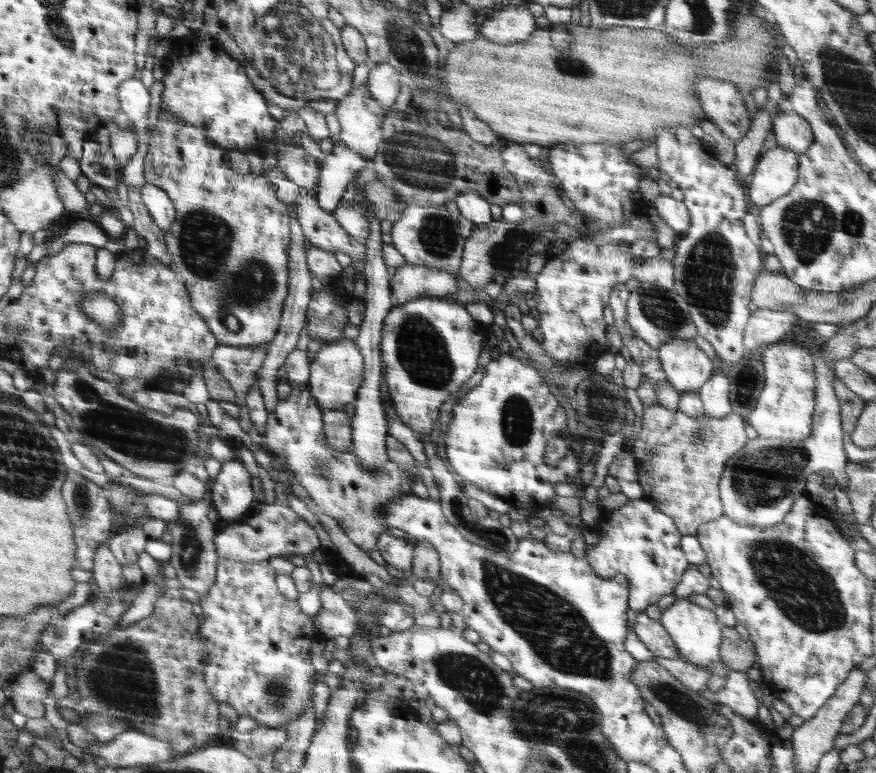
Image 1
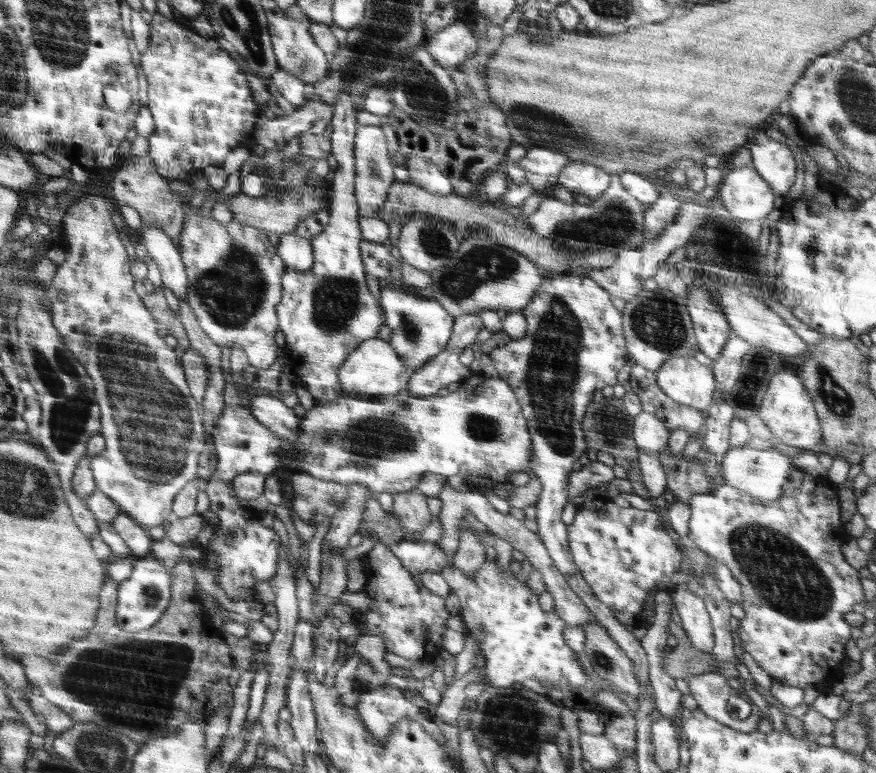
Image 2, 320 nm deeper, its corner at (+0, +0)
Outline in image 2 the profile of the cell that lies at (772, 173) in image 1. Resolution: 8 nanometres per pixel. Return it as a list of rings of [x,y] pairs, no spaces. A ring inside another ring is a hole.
[[[750,164],[742,168],[731,168],[731,172],[721,180],[720,191],[724,208],[736,221],[767,221],[778,213],[778,196]]]

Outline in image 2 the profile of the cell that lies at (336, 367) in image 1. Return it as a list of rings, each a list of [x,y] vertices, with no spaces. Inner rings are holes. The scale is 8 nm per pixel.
[[[376,337],[364,341],[343,363],[339,368],[339,381],[342,383],[343,396],[386,398],[406,390],[411,373],[395,347]]]

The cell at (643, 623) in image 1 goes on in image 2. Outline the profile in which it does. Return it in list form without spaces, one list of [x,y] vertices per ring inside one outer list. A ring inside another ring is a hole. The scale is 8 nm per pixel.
[[[710,672],[709,674],[687,676],[685,681],[690,684],[690,694],[698,704],[698,709],[704,714],[746,734],[758,730],[760,712],[755,707],[752,708],[746,719],[740,720],[730,717],[727,702],[731,696],[735,696],[738,692],[729,686],[724,675]]]

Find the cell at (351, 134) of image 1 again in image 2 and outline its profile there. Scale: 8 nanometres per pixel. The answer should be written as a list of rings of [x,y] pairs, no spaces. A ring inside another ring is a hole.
[[[358,126],[355,133],[355,198],[359,217],[375,217],[387,201],[390,188],[395,184],[395,164],[388,158],[387,141],[379,126]]]

